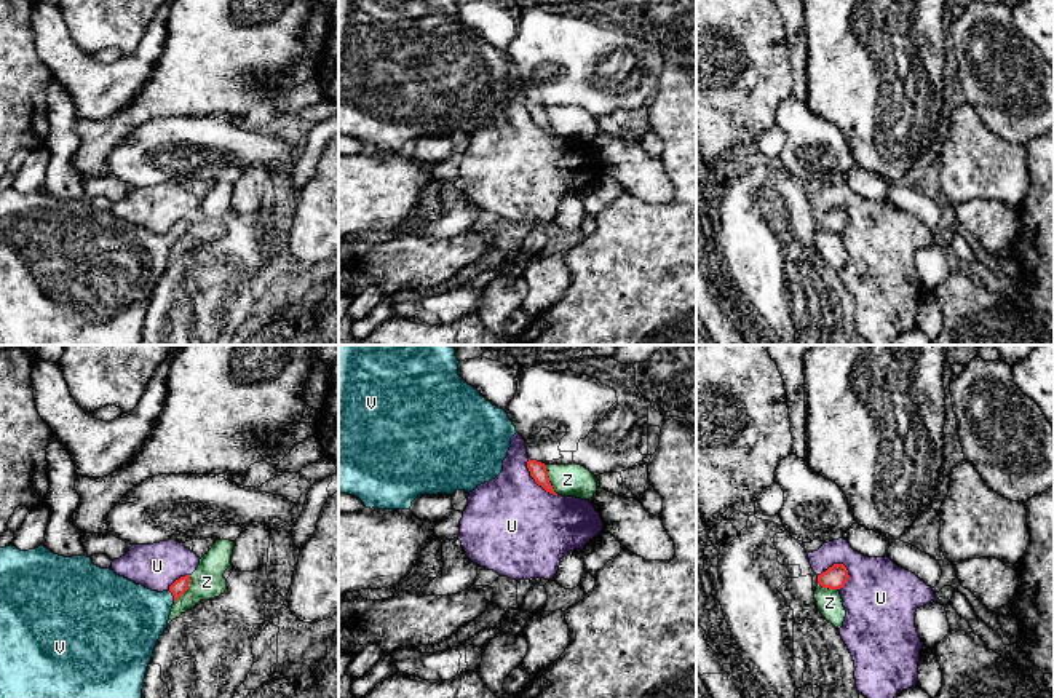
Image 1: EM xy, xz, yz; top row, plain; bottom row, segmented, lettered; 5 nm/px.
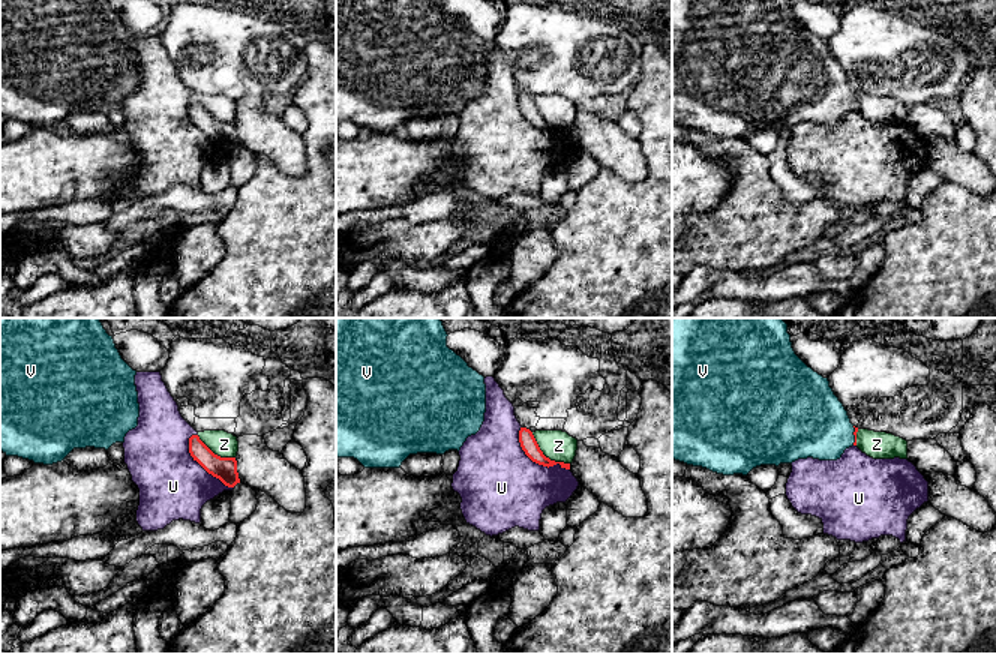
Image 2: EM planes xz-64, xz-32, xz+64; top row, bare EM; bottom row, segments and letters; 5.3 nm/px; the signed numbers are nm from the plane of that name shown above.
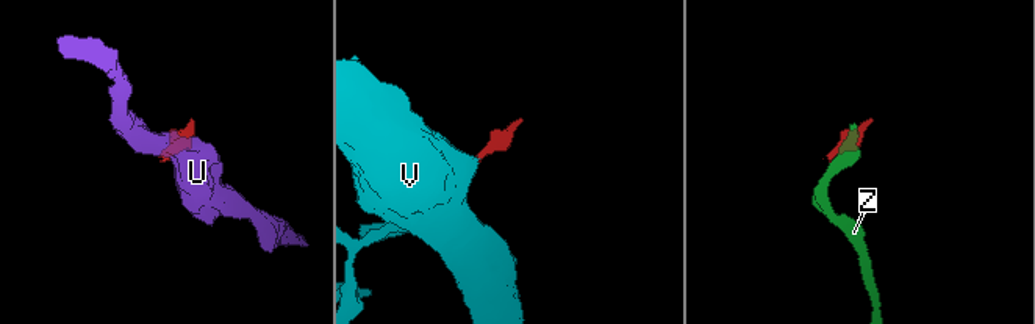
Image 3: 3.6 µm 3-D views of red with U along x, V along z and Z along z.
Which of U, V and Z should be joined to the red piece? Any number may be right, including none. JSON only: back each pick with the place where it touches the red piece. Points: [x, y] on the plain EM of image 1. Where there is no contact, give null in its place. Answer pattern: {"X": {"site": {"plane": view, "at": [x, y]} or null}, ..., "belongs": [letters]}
{"V": {"site": {"plane": "xy", "at": [173, 237]}}, "belongs": ["V"]}

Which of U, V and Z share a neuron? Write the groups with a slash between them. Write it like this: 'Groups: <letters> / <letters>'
Groups: U / V / Z

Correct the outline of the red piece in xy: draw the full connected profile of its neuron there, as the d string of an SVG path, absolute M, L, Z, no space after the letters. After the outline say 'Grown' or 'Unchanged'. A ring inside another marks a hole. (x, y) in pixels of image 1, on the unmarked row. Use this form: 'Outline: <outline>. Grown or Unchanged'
Outline: M10 187L0 190L0 345L141 345L144 321L160 278L168 270L174 244L188 232L190 217L176 222L168 233L152 233L142 227L117 217L112 211L101 211L91 200L64 200L40 187L21 193Z. Grown

